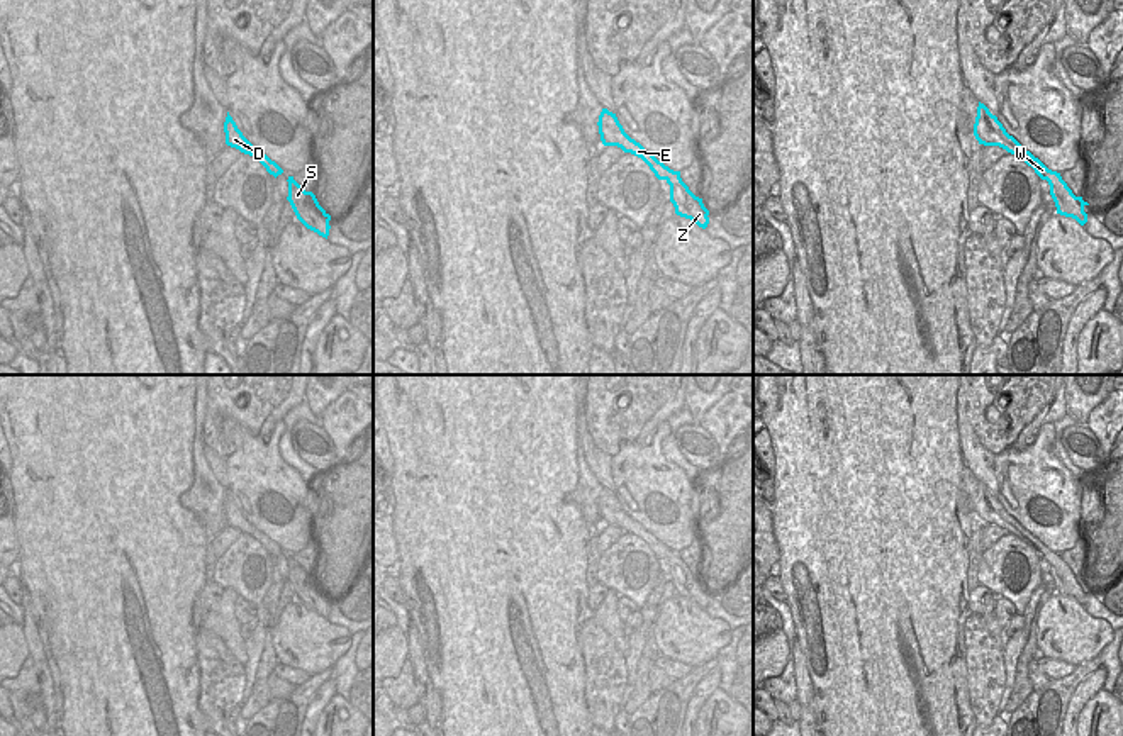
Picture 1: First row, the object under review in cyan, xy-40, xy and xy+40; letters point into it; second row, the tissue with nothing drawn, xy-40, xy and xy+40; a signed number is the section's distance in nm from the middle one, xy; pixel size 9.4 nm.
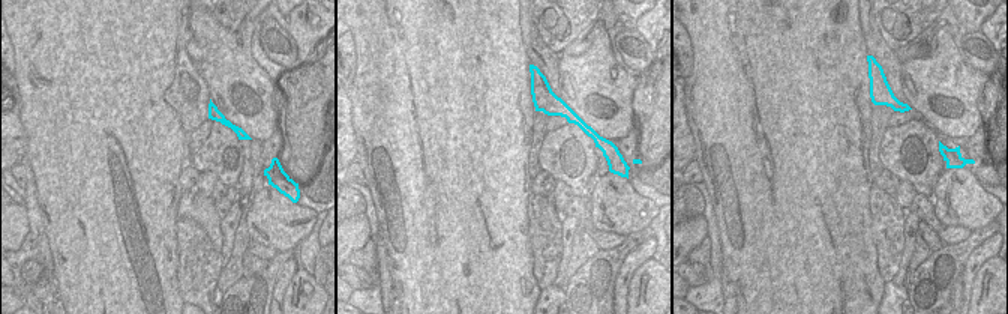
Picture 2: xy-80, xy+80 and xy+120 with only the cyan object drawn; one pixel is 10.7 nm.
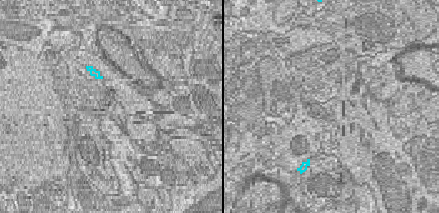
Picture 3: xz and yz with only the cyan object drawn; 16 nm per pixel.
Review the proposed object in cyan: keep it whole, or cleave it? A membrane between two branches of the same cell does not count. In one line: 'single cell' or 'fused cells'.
single cell

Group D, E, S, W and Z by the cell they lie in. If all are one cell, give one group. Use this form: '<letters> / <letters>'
D E S W Z

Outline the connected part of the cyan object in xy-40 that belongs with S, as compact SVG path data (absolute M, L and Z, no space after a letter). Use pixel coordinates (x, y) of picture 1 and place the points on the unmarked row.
M288 556L288 577L297 599L310 611L319 616L329 616L329 600L331 595L319 585L316 575L312 572L305 572L293 556Z

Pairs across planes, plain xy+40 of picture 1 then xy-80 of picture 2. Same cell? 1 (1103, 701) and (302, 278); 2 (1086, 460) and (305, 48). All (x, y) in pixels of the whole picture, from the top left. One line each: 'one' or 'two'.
1: one
2: two

